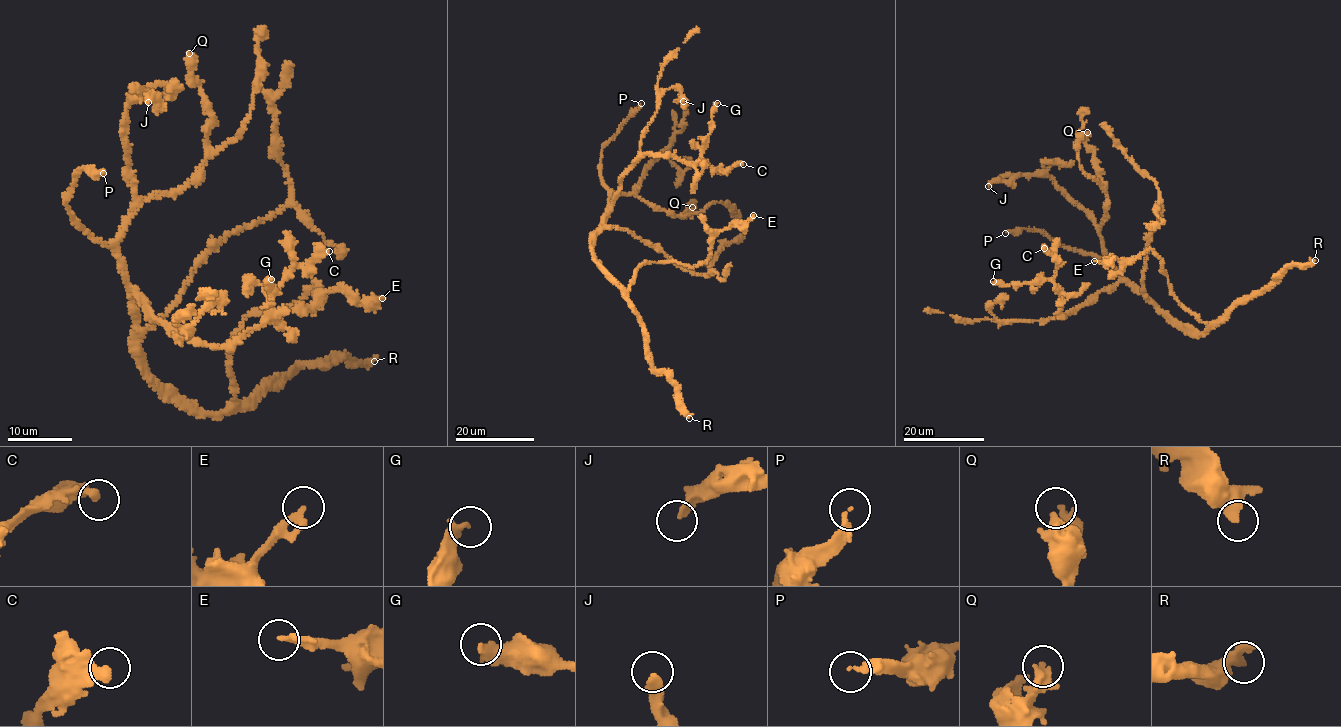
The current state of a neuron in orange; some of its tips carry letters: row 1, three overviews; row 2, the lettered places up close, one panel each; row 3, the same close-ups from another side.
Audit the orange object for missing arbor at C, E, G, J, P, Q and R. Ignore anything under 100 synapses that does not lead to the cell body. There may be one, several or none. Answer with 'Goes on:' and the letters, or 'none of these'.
Goes on: P

